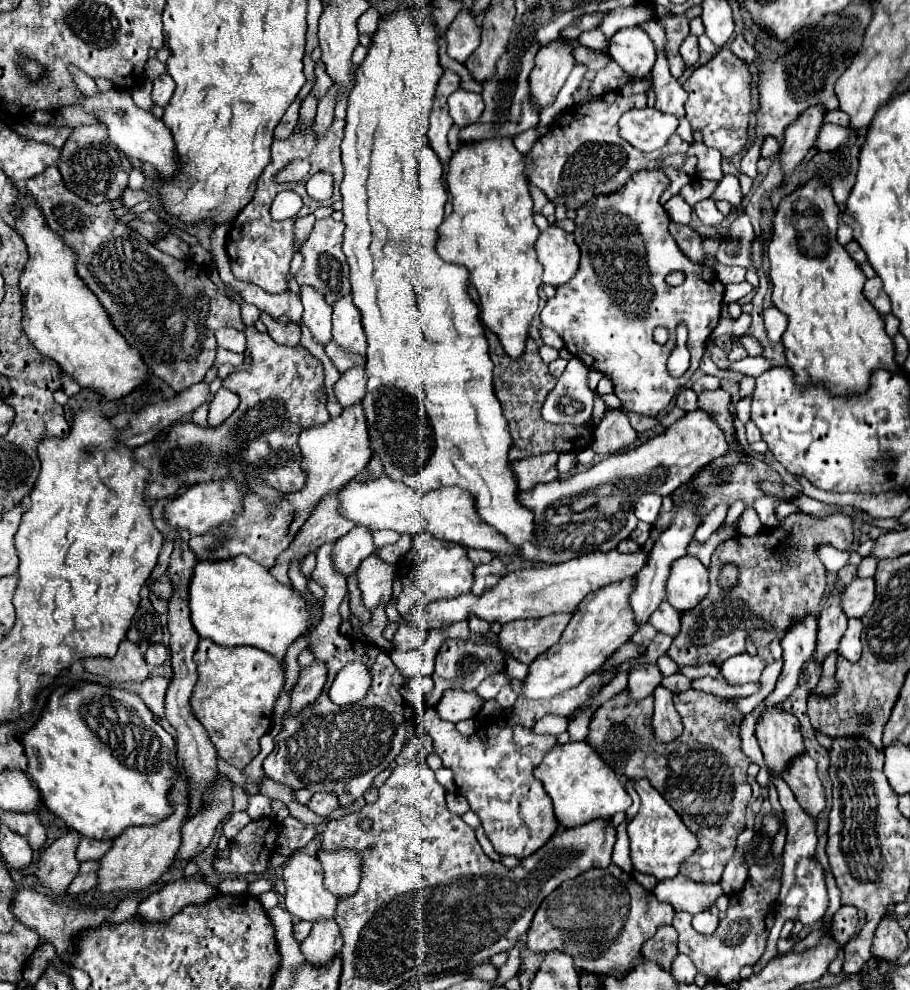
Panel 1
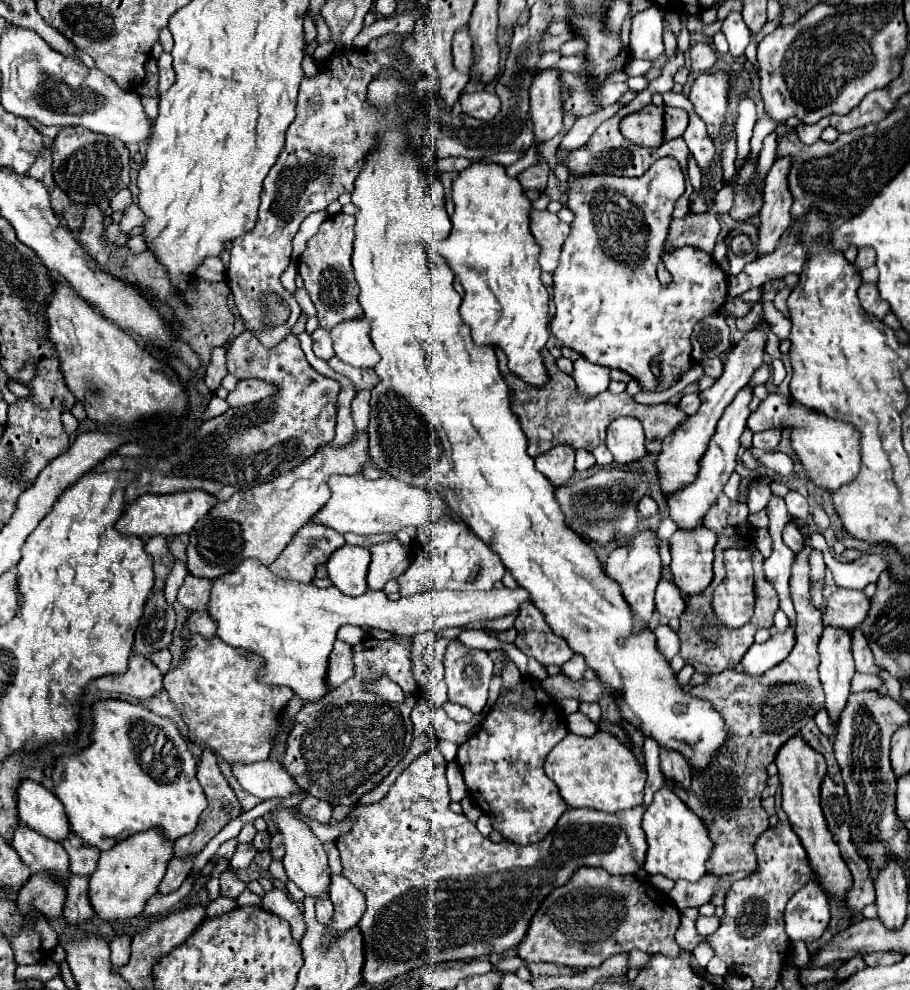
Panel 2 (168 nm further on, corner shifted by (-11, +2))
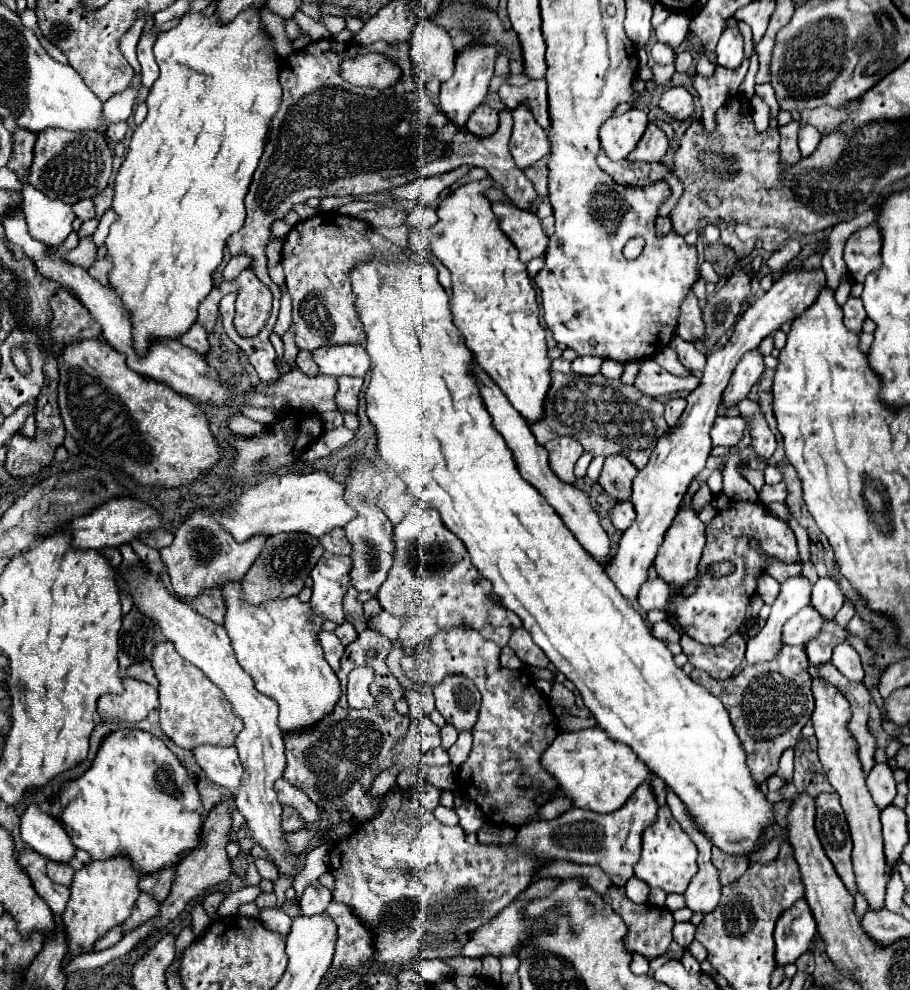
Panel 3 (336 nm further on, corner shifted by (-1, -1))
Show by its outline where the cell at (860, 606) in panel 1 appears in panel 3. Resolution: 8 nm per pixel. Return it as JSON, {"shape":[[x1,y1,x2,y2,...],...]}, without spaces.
{"shape":[[808,604,802,612,792,616,792,620,784,624,782,630,784,644,806,644,820,634,822,626,824,626,824,616,816,612,812,604]]}

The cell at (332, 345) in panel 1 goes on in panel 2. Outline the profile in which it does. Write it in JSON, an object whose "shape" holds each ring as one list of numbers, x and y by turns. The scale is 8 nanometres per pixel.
{"shape":[[336,356,332,357,328,363,336,372,344,375,346,379,350,379,352,385,356,387,356,391,362,391,362,389,372,391,378,385,378,375,374,373,374,369,356,369,352,365,346,365]]}

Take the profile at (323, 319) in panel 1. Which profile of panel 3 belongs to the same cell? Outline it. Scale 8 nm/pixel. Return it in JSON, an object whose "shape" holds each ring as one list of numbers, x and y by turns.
{"shape":[[300,350,298,356,296,356,296,364,298,364,298,368,300,368,302,372,306,372,308,376,316,376,316,374,318,374,318,364,314,362,310,350]]}

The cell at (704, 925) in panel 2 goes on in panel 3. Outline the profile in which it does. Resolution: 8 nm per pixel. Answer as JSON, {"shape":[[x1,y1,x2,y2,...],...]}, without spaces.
{"shape":[[682,922,682,924,674,926,674,940,682,948,688,948,694,938,696,938,696,926,692,922]]}

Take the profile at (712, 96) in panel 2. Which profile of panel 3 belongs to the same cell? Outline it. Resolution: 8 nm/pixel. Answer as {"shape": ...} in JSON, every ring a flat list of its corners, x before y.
{"shape":[[676,86,670,88,658,102,658,106,674,116,676,120,688,120,694,116,694,96,690,94,690,90,686,90,684,86]]}

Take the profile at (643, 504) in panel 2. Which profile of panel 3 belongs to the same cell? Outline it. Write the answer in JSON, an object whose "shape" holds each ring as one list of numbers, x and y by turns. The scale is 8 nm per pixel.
{"shape":[[622,502,622,504,616,504,612,508,612,524,618,528,618,530,626,530,630,528,630,524,634,522,636,518,636,510,634,510,634,504,632,502]]}

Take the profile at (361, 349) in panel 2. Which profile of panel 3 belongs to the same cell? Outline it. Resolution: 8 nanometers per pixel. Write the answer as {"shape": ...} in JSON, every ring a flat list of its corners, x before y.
{"shape":[[338,344,322,346,314,350,314,362,320,366,320,374,326,376,366,376,370,370,370,356,362,344]]}

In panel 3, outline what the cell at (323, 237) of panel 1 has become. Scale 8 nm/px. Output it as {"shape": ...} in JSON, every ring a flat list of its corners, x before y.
{"shape":[[320,212,308,220,302,220,290,230,290,234,284,238,282,268,294,302,294,340,300,350,316,350,326,344,364,340,362,324,354,310,354,294,346,276,356,262,370,256,388,254,388,250,392,252,392,242,382,238,370,224,338,212]]}

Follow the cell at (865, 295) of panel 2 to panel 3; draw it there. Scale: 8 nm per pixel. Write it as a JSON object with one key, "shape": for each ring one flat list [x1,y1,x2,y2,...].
{"shape":[[848,296,846,304,842,306,844,310,844,324,850,328,850,330,862,330,862,324,864,320,868,318,866,310,864,310,864,304,860,298,854,298,854,296]]}

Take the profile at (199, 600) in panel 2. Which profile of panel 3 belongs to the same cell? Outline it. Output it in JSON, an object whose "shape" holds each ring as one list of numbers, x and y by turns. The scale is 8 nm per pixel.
{"shape":[[218,588,202,590,198,596,194,596,190,600,190,606,194,606,194,610,198,610,202,616,214,620,216,624,224,622,226,608,224,608,224,600,222,600,222,594]]}

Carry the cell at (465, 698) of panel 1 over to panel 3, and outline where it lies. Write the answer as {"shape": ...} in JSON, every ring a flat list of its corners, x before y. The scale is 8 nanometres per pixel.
{"shape":[[444,724,442,726,442,730,440,730,440,738,442,738,442,746,448,750,454,742,456,742,456,738,458,738,458,730,452,726,452,724]]}

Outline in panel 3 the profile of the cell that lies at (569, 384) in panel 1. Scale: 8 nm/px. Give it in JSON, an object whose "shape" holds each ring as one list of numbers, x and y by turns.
{"shape":[[578,356,574,362,572,362,572,370,580,376,596,376,598,374,598,368,602,366,604,360,598,360,596,356]]}

